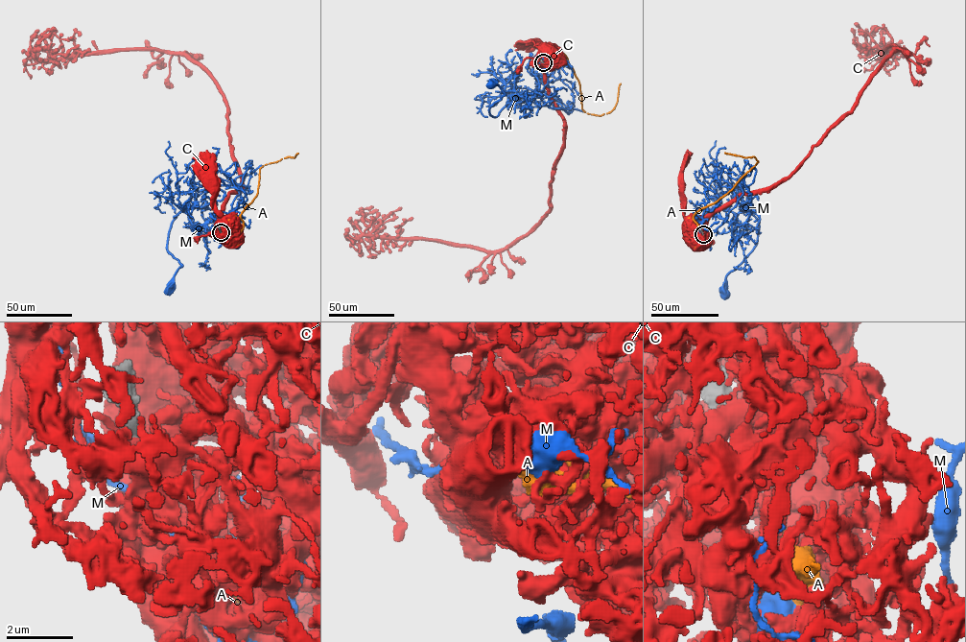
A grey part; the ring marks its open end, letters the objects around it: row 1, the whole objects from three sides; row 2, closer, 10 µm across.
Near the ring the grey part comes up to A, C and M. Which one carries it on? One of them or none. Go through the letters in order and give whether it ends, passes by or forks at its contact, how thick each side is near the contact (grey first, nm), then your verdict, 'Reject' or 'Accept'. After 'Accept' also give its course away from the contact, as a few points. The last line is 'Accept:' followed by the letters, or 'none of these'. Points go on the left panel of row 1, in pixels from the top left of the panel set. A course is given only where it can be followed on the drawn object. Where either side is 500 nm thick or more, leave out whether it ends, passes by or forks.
A: It ends there. Thickness 240 nm (grey) against 200 nm. Accept. Its course: (221, 232), (236, 235), (242, 227), (241, 214), (257, 195), (260, 169), (282, 158), (294, 157), (298, 153)
C: It forks there. Thickness 240 nm (grey) against 440 nm. Reject
M: It passes by. Thickness 240 nm (grey) against 220 nm. Reject
Accept: A

